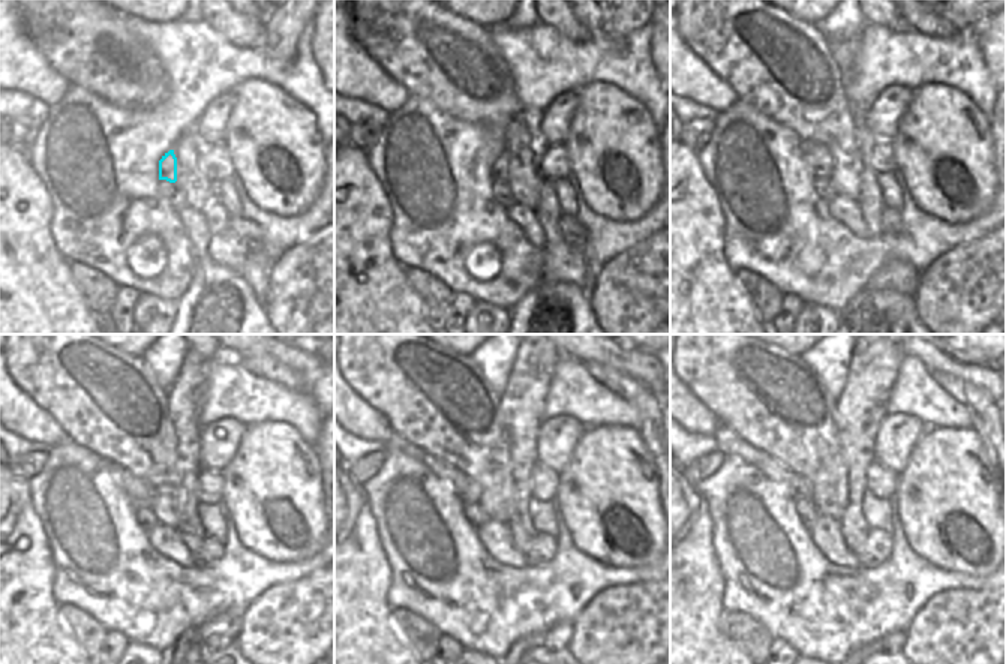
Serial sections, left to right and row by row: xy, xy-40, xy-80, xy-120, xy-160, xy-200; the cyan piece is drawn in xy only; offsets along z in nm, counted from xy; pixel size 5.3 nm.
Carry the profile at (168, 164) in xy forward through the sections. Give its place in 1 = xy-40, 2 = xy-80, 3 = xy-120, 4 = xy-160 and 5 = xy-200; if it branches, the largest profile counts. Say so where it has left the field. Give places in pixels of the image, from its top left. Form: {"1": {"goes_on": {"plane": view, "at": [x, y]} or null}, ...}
{"1": {"goes_on": {"plane": "xy-40", "at": [501, 165]}}, "2": {"goes_on": {"plane": "xy-80", "at": [817, 155]}}, "3": {"goes_on": {"plane": "xy-120", "at": [140, 492]}}, "4": {"goes_on": {"plane": "xy-160", "at": [468, 490]}}, "5": {"goes_on": {"plane": "xy-200", "at": [727, 442]}}}

